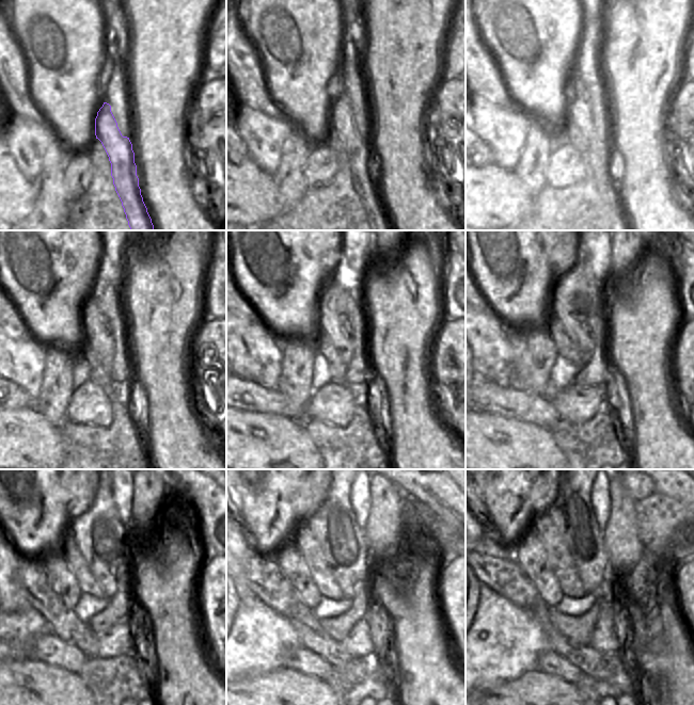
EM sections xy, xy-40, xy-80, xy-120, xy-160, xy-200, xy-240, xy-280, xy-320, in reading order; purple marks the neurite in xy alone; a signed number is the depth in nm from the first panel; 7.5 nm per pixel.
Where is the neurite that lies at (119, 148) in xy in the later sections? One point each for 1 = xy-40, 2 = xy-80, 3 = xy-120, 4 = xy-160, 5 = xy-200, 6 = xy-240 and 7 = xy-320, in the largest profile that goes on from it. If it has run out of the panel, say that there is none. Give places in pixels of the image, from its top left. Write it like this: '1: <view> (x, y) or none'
1: xy-40 (359, 151)
2: xy-80 (581, 106)
3: xy-120 (100, 336)
4: xy-160 (341, 315)
5: xy-200 (578, 298)
6: xy-240 (100, 535)
7: xy-320 (571, 512)

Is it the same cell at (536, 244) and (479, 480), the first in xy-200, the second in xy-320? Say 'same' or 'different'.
same

